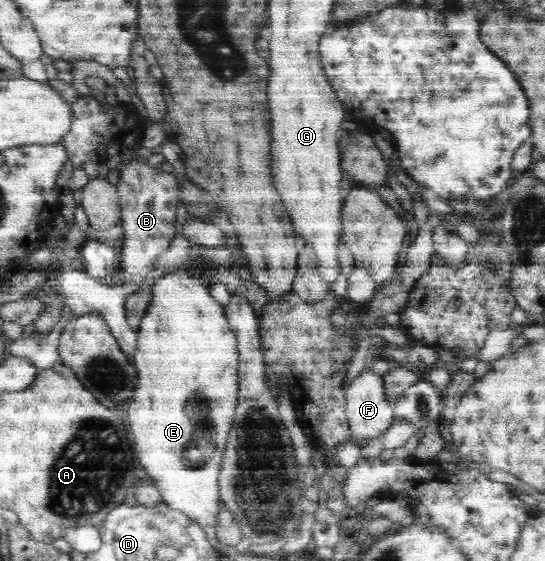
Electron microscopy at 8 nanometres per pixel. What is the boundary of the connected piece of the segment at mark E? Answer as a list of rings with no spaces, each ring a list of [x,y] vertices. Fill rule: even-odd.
[[[187,273],[167,274],[153,284],[155,303],[143,318],[133,353],[138,384],[131,406],[124,407],[133,429],[139,461],[159,492],[162,504],[182,513],[190,523],[207,531],[219,523],[221,513],[221,457],[238,406],[239,352],[235,333],[229,328],[224,309],[216,304],[209,289]]]

